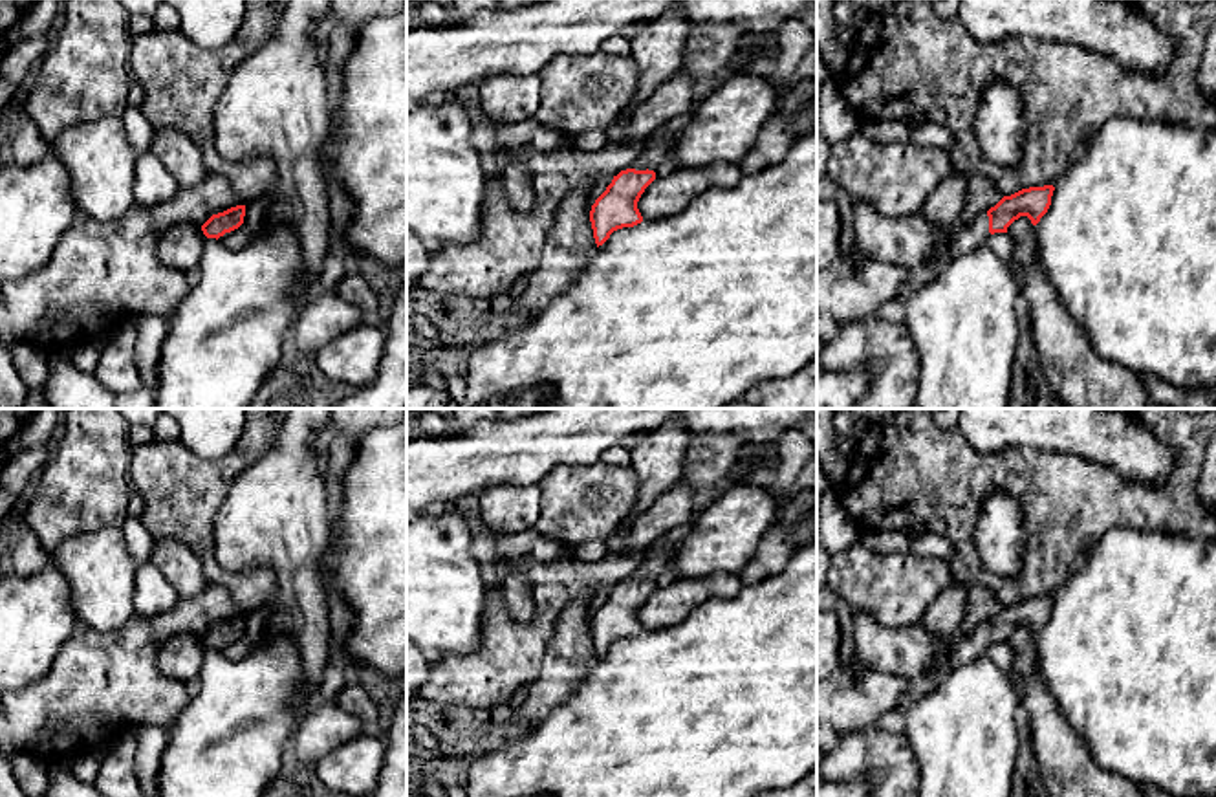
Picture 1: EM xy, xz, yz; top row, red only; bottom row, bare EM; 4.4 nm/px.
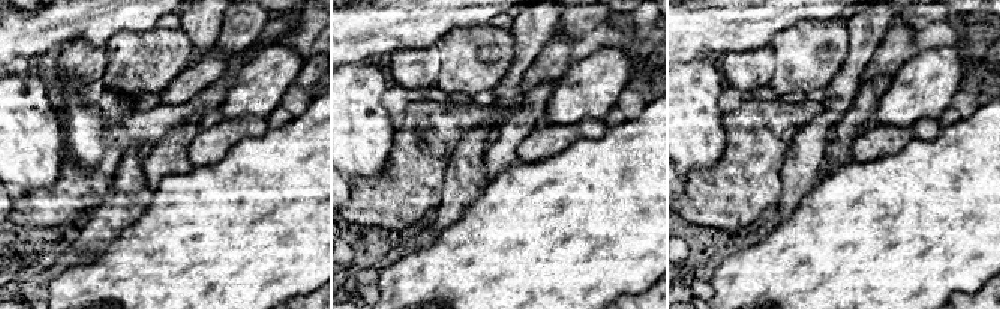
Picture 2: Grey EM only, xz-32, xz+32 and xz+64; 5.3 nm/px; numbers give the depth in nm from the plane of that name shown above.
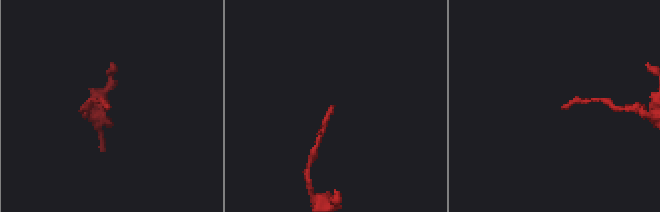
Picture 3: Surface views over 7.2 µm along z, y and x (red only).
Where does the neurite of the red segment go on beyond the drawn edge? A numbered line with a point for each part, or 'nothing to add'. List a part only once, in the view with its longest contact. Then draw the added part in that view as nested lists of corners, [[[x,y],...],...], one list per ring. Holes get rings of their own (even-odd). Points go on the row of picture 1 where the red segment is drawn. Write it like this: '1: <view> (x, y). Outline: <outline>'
1: xz (658, 149). Outline: [[[672,119],[654,130],[645,141],[648,143],[645,152],[634,161],[635,170],[654,170],[670,154],[668,136],[681,128],[681,119]]]

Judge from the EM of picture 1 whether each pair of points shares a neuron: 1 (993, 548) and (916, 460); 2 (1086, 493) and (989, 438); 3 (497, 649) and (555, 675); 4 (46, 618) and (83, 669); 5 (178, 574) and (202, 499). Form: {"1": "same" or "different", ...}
{"1": "different", "2": "different", "3": "different", "4": "different", "5": "different"}

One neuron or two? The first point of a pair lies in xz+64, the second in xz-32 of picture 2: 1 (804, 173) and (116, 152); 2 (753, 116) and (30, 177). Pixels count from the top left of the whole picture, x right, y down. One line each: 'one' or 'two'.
1: two
2: two

